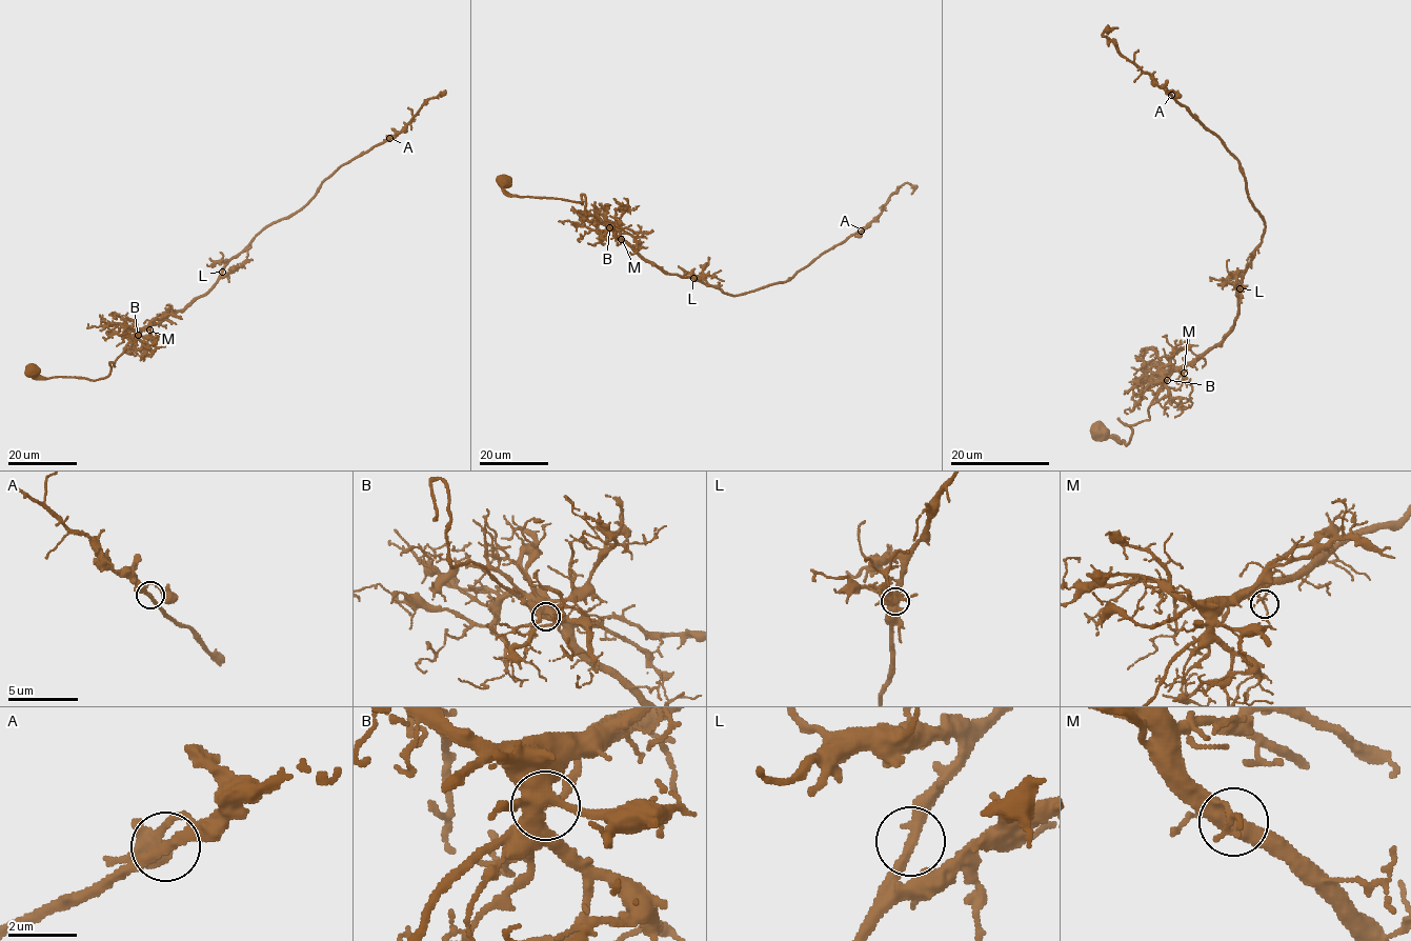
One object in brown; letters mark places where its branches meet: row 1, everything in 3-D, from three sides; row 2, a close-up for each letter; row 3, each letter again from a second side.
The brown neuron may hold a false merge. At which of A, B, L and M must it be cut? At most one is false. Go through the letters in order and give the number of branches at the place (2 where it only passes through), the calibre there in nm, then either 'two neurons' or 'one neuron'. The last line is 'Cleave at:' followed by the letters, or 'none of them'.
A: branches 2; calibre 260 nm; one neuron
B: branches 2; calibre 200 nm; one neuron
L: branches 2; calibre 320 nm; one neuron
M: branches 2; calibre 140 nm; one neuron
Cleave at: none of them

